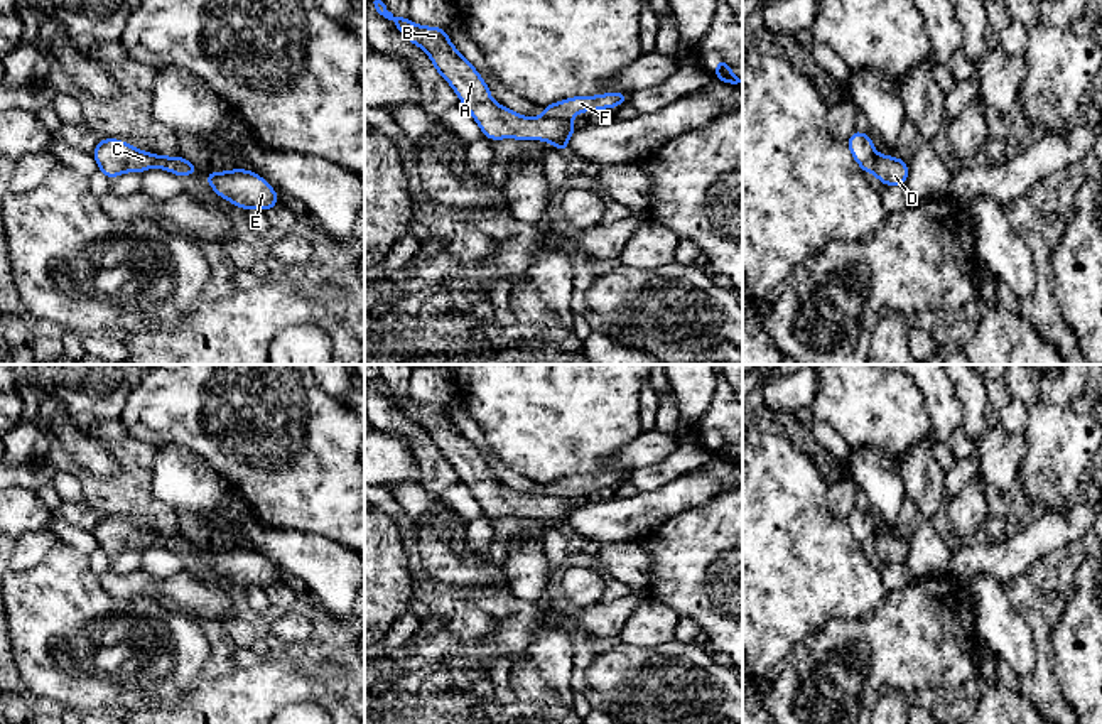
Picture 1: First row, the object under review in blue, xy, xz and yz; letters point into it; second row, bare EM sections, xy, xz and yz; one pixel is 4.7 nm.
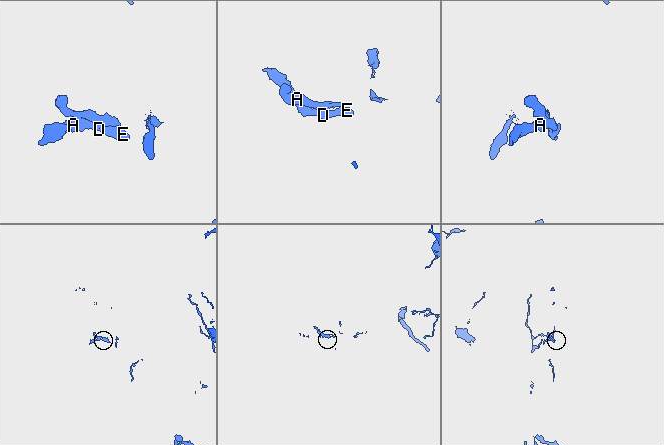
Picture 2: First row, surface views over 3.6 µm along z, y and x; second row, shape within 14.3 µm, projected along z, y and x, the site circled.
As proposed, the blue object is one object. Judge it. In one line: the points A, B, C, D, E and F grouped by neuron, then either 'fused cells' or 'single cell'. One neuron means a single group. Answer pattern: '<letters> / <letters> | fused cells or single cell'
A B C D E / F | fused cells

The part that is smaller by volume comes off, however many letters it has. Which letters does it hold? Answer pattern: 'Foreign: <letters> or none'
Foreign: A, B, C, D, E

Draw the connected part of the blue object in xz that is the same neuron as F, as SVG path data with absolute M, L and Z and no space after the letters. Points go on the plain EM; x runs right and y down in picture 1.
M604 471L596 474L574 474L542 486L543 494L569 498L581 489L596 489L621 484L629 478L629 471Z

